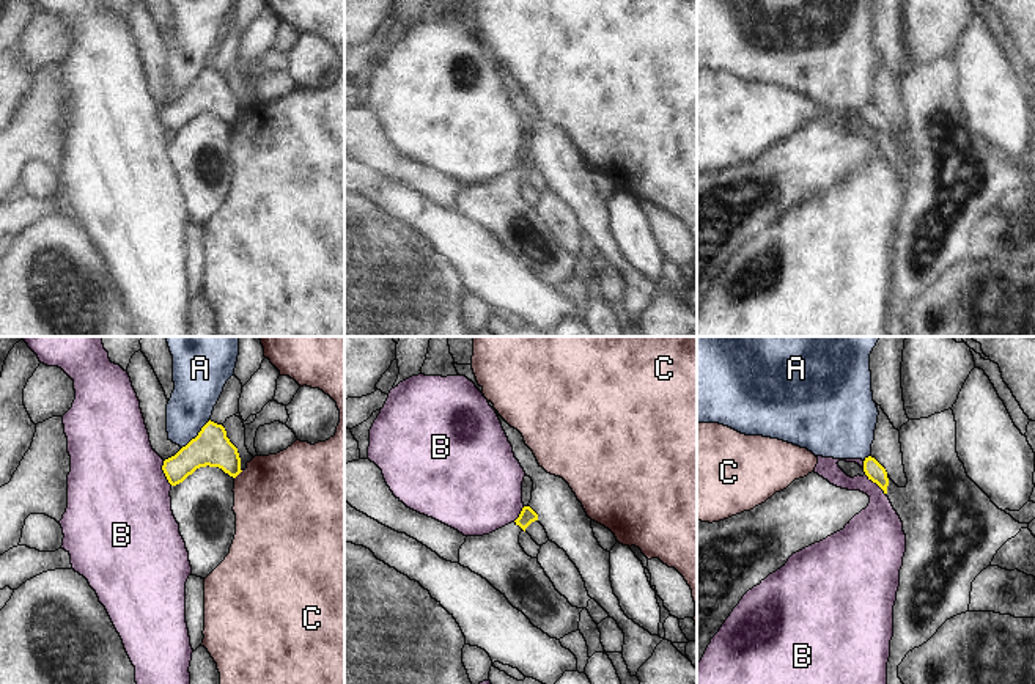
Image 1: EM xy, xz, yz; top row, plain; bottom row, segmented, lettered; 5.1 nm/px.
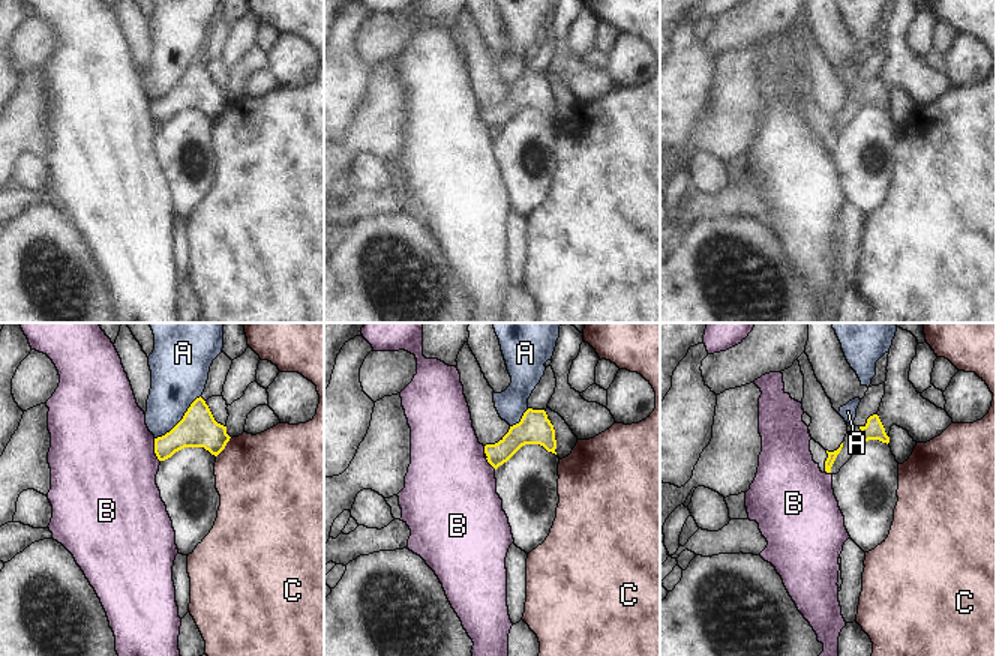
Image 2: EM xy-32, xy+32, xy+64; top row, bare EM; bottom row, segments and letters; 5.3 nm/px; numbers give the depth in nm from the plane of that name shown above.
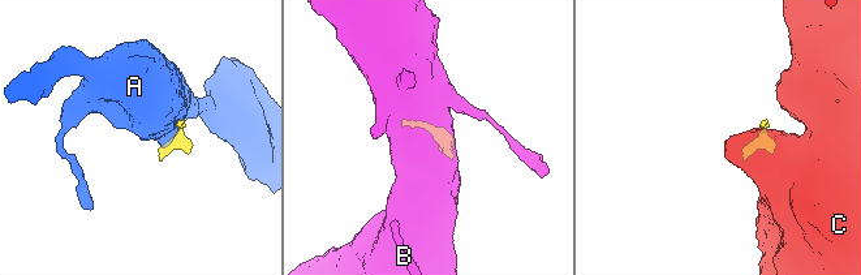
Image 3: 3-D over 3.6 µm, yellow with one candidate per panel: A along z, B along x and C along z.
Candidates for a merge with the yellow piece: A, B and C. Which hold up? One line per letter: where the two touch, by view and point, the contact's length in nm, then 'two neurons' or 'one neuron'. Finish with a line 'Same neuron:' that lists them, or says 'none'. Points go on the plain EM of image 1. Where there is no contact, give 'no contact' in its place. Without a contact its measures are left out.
A: xy (197, 84) | 220 nm | two neurons
B: xy (165, 121) | 140 nm | two neurons
C: xy (238, 121) | 60 nm | two neurons
Same neuron: none

